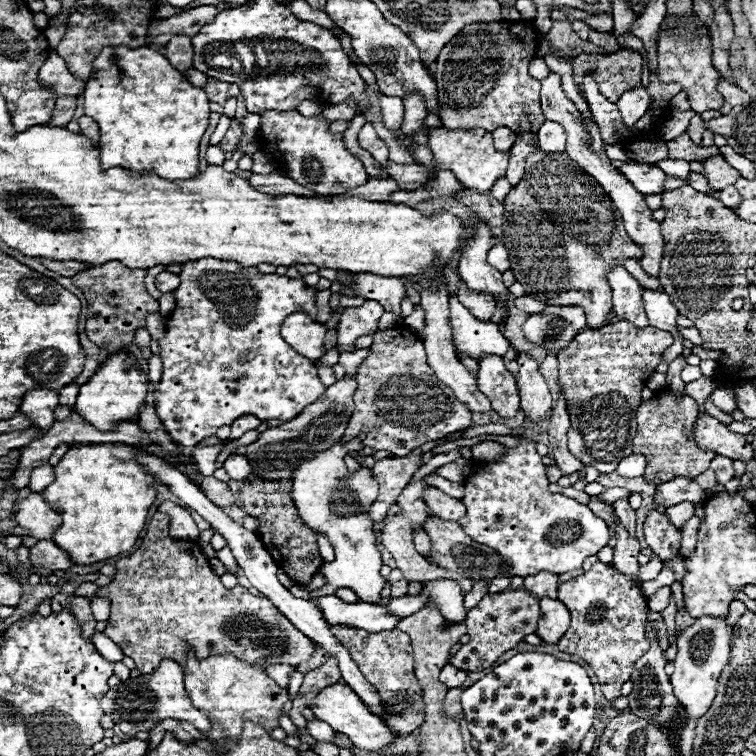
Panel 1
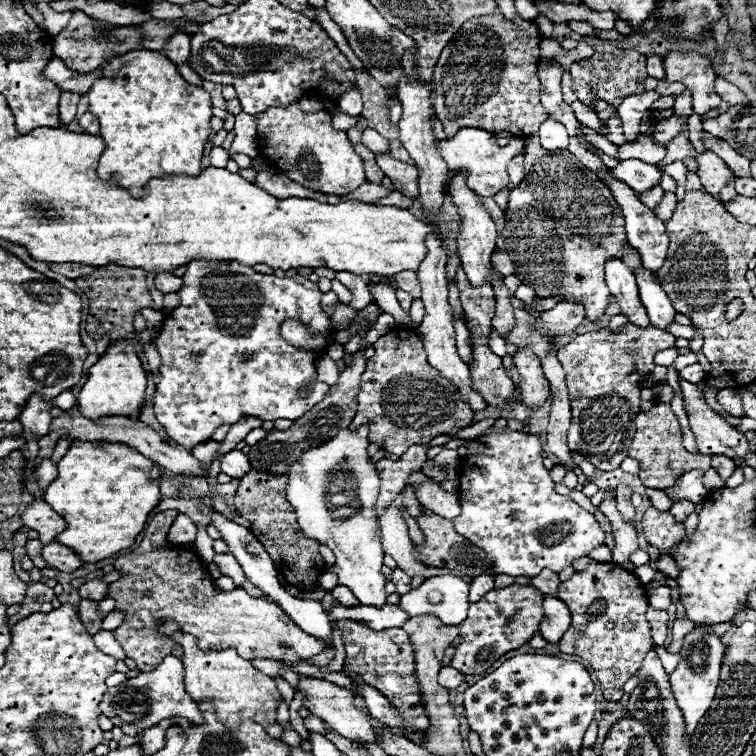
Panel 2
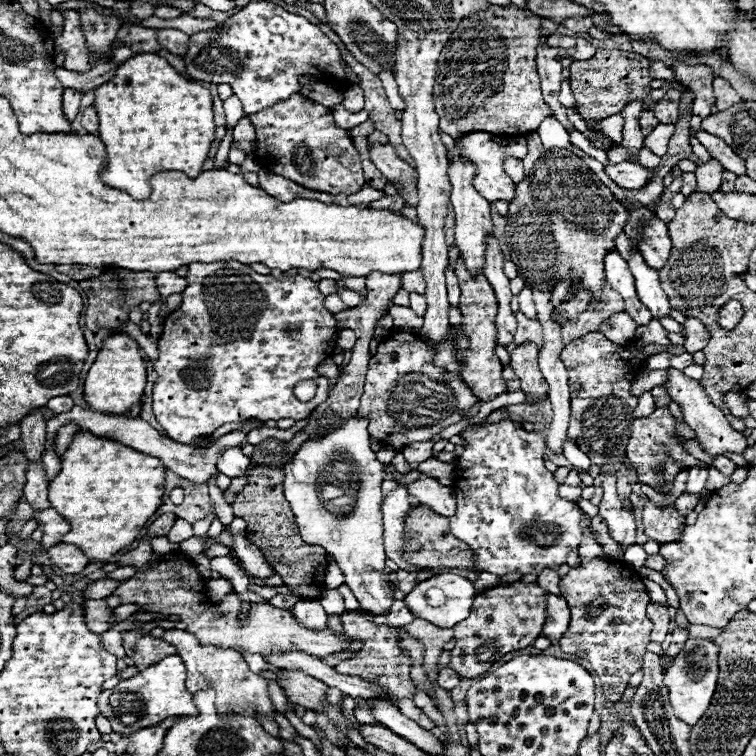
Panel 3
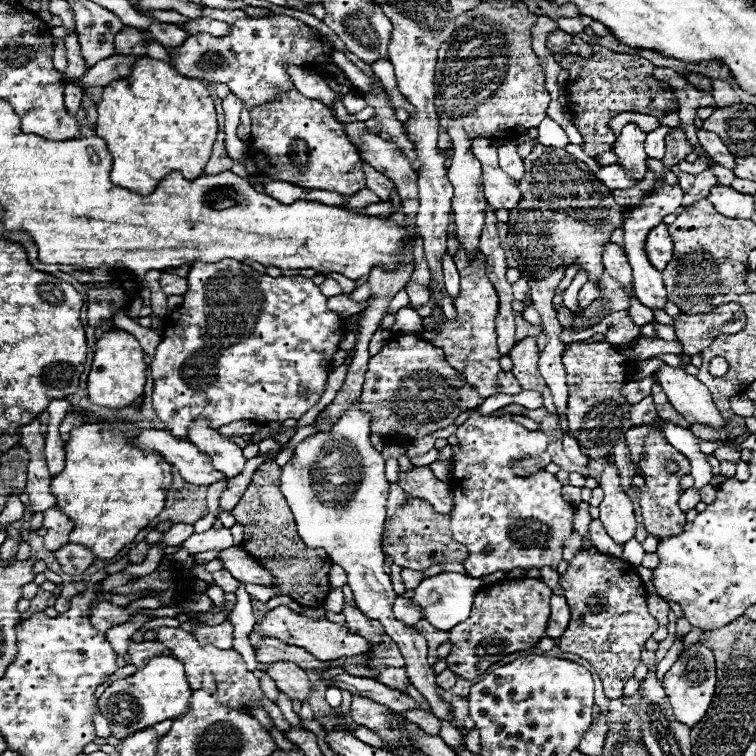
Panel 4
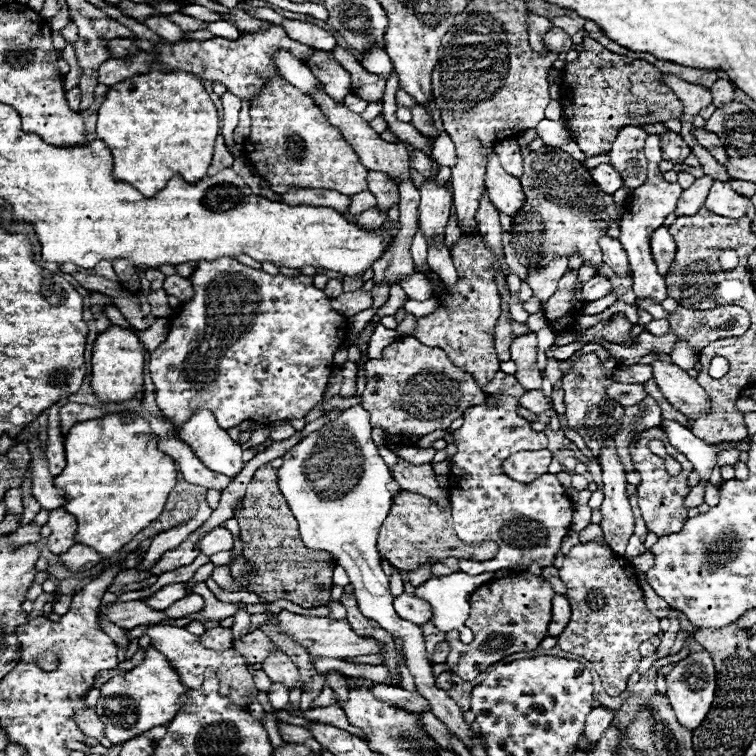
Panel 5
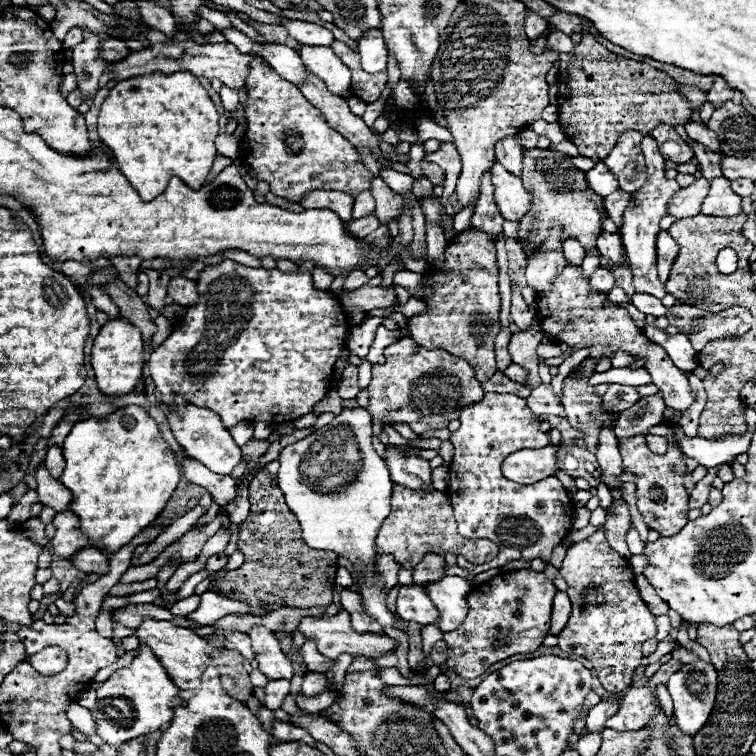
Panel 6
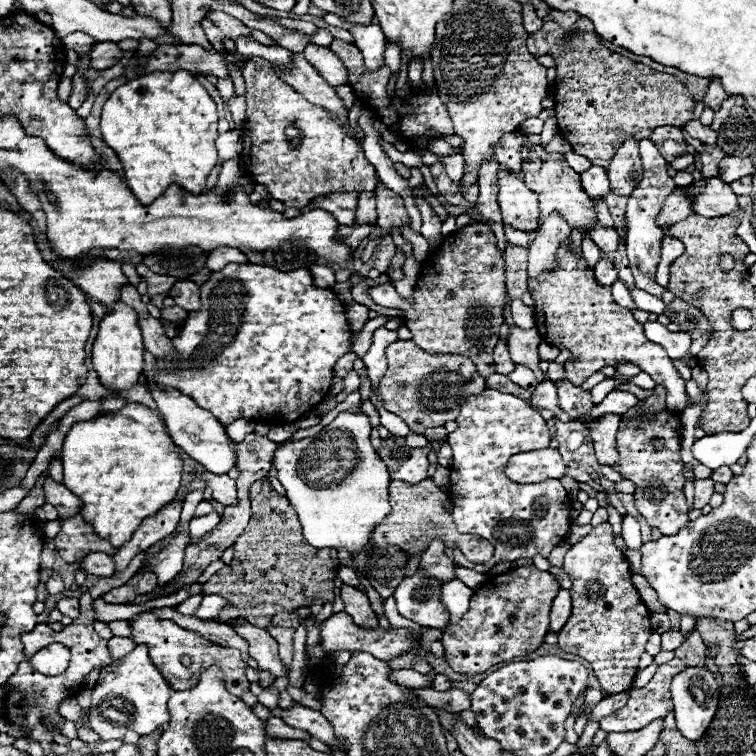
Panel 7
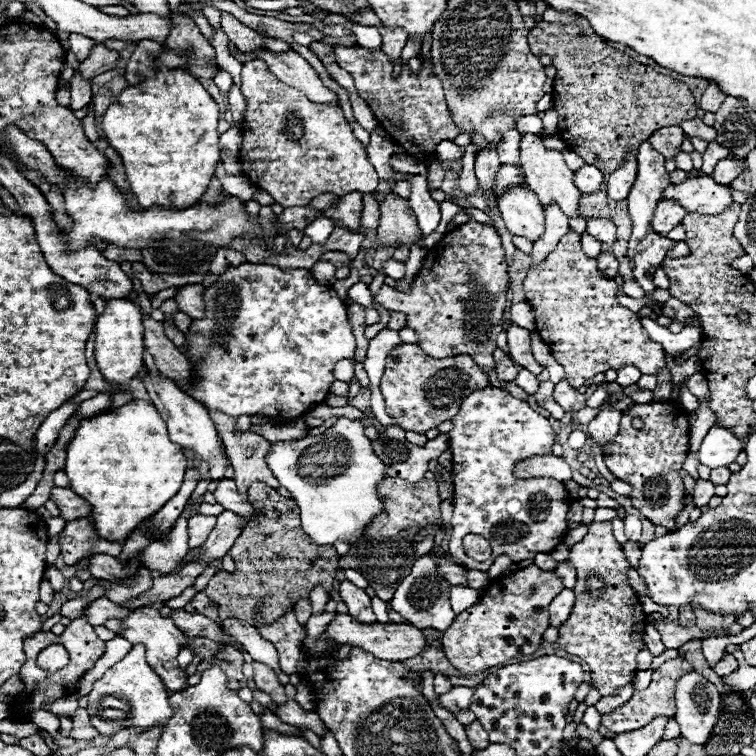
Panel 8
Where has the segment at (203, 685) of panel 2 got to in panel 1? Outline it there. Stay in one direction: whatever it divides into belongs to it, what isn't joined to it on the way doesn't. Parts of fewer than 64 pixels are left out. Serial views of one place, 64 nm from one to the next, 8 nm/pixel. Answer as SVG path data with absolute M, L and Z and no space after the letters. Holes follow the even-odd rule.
M188 654L184 676L186 692L192 704L222 728L226 740L236 742L246 720L262 726L266 732L278 728L278 718L282 714L282 706L288 702L288 692L280 688L272 678L268 678L262 668L240 662L232 654L210 656L208 660L202 662Z

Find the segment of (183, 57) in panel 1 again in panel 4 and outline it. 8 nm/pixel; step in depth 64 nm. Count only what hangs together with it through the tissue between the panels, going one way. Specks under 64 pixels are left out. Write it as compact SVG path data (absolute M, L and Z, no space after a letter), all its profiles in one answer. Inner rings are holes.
M154 22L150 26L150 32L152 38L160 42L164 48L178 48L188 38L188 34L176 24L164 24L164 22Z

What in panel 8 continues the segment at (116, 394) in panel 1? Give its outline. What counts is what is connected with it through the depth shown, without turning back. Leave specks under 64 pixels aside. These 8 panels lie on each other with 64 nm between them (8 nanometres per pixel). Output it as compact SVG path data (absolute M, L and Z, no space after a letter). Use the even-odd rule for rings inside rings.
M124 298L112 300L106 304L104 314L98 316L96 322L96 346L94 346L94 356L96 356L96 366L110 384L118 386L128 386L132 378L142 370L142 314L134 302L128 302Z

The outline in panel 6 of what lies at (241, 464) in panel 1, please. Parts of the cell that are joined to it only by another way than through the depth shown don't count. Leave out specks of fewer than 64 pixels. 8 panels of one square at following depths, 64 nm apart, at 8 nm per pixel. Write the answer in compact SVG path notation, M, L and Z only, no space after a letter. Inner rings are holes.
M176 400L176 404L178 404L176 410L168 412L166 416L168 416L170 428L172 428L178 444L188 452L188 456L202 462L208 470L222 474L222 476L230 476L232 470L242 460L242 450L240 450L240 446L236 446L230 432L224 430L224 426L220 424L220 416L216 416L216 412L208 412L204 408L184 404L184 400Z

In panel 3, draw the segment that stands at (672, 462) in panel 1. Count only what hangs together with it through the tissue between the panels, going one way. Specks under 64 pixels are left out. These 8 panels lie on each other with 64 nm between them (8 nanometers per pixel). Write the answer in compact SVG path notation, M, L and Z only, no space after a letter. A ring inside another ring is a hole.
M656 408L650 416L646 418L638 418L634 420L632 424L632 436L628 440L628 448L626 448L626 456L630 458L636 474L638 474L638 480L642 484L648 484L652 488L662 488L666 482L662 480L662 462L666 458L672 458L676 460L678 464L682 464L684 468L692 468L692 466L706 466L704 462L692 458L682 446L680 446L680 440L674 438L674 432L676 430L676 420L674 416L668 412L668 408Z

